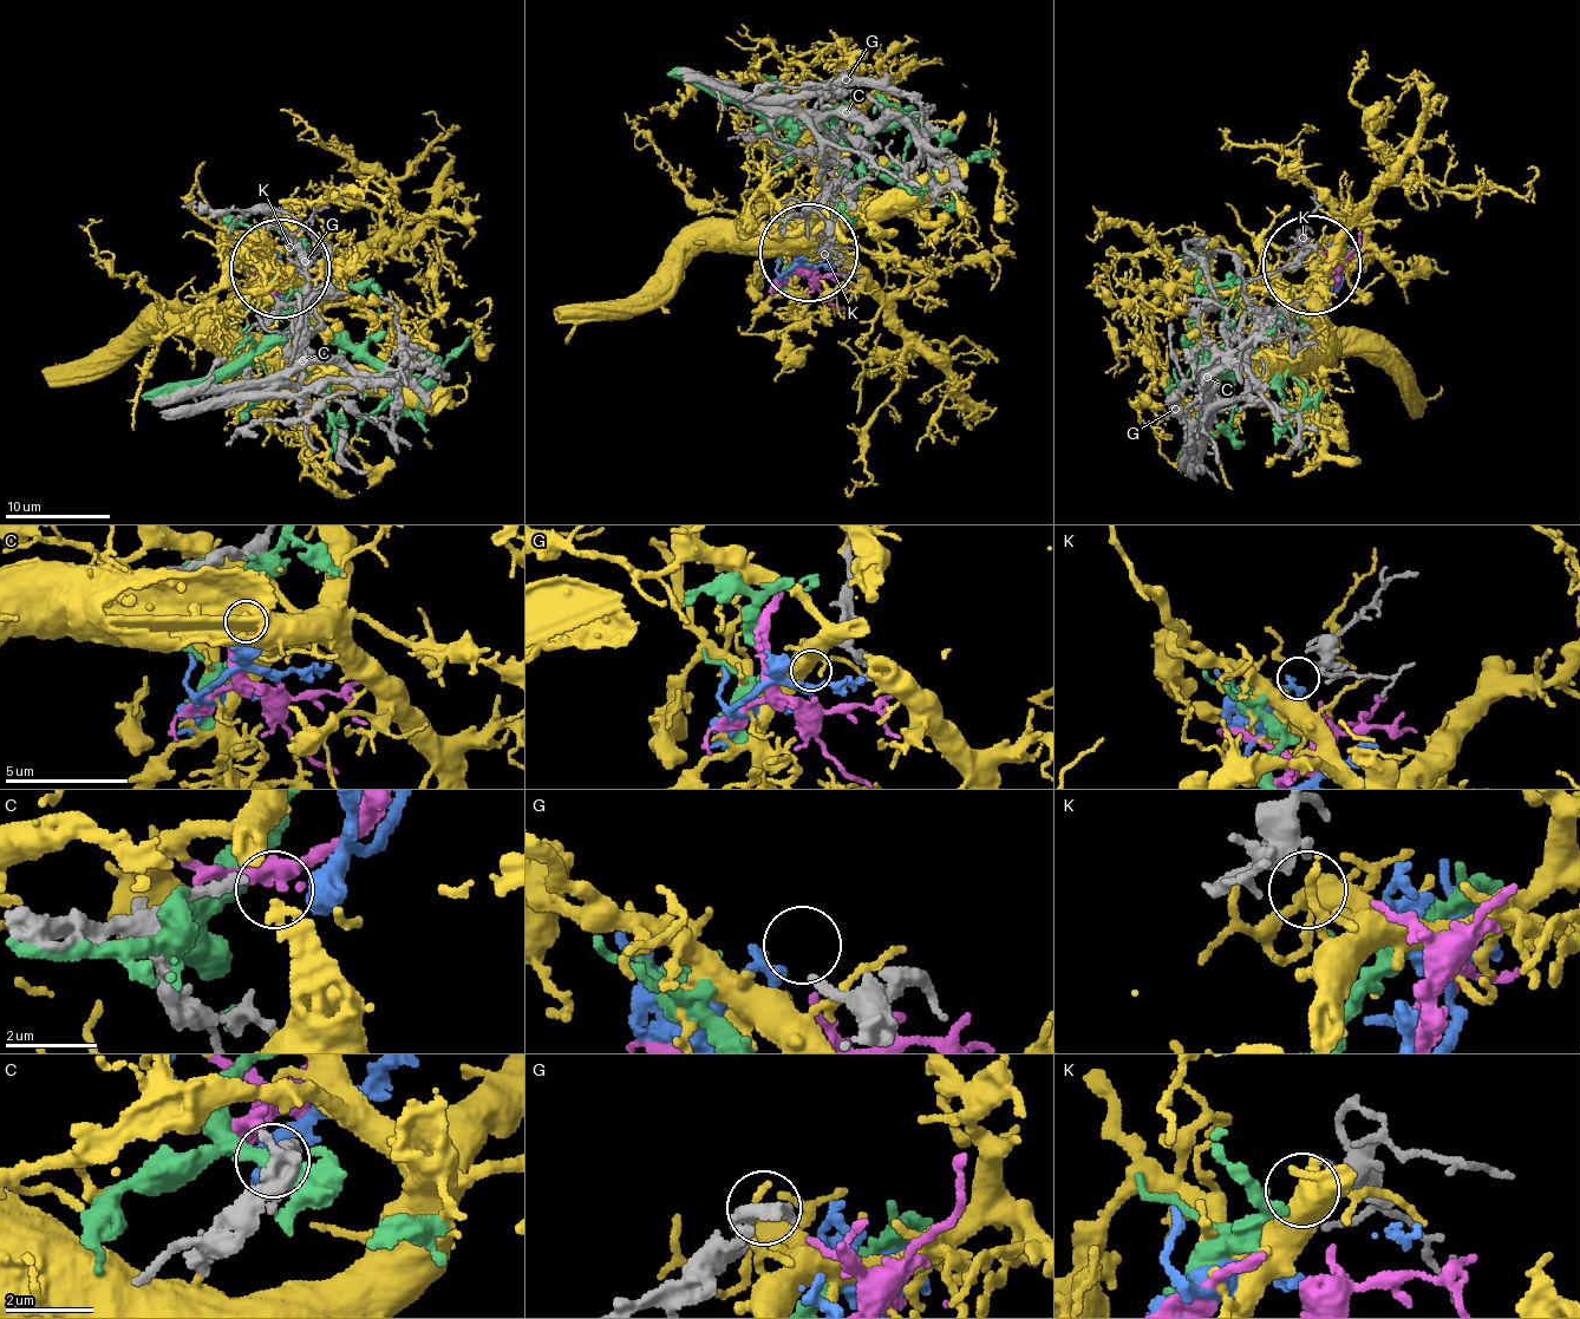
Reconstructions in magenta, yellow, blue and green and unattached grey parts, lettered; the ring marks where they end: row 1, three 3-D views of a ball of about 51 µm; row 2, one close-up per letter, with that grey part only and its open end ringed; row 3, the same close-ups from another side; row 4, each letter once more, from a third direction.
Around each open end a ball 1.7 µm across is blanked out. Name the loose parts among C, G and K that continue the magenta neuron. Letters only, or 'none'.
none

